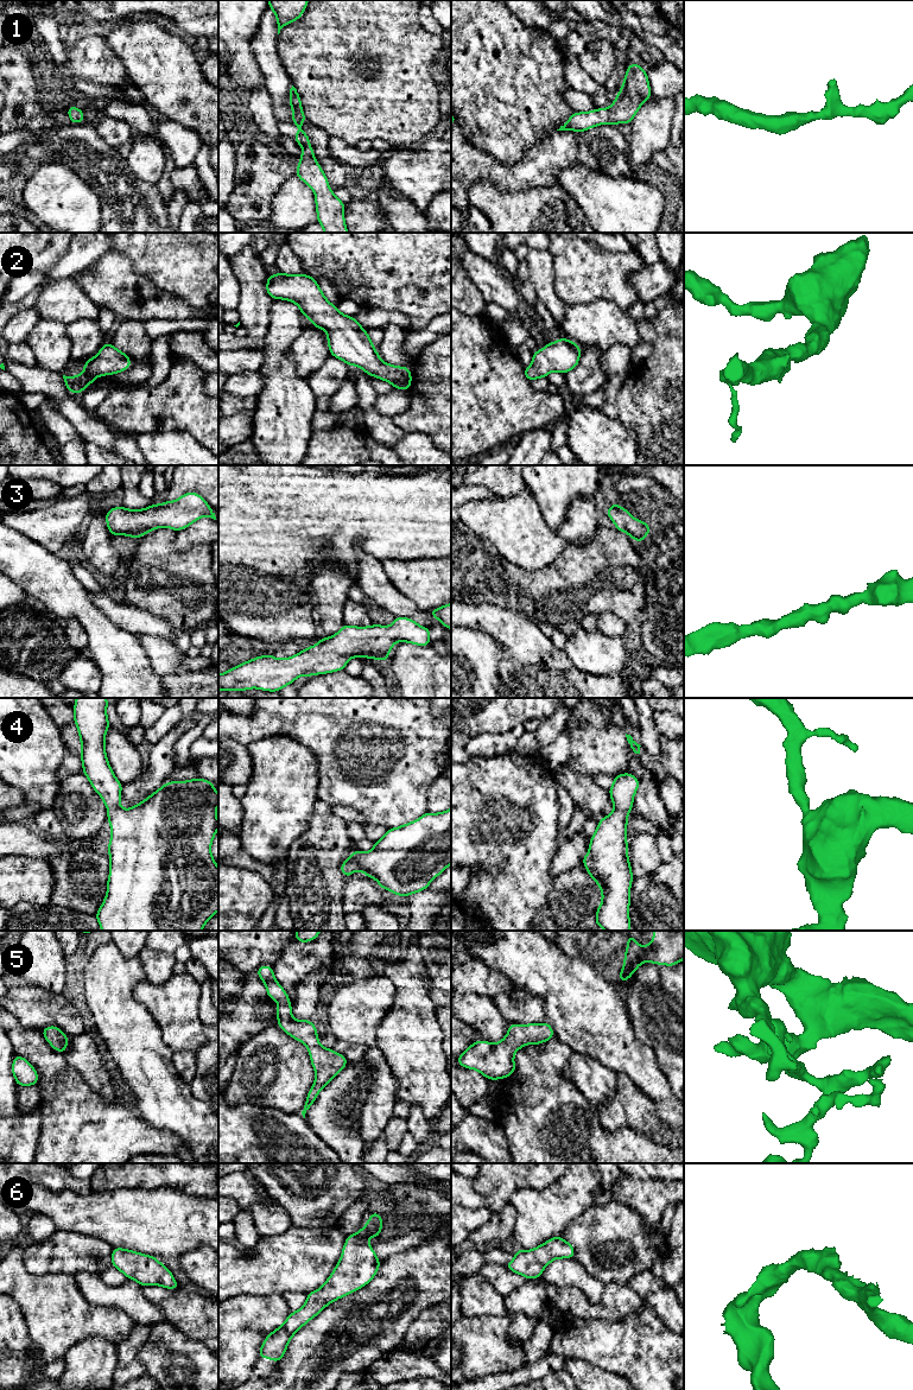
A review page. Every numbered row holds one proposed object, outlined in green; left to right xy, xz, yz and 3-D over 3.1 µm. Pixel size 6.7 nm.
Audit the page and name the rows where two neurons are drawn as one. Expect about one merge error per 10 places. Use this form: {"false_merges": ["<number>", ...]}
{"false_merges": []}

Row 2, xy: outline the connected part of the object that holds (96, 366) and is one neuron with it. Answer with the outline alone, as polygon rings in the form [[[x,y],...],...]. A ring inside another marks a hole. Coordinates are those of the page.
[[[106,342],[99,354],[84,361],[84,370],[72,377],[63,375],[65,386],[70,393],[80,394],[99,376],[113,375],[125,372],[131,367],[126,354]]]

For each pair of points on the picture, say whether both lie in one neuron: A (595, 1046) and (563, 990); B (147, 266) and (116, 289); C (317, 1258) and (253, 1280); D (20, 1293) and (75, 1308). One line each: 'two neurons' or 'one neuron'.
A: one neuron
B: two neurons
C: one neuron
D: one neuron

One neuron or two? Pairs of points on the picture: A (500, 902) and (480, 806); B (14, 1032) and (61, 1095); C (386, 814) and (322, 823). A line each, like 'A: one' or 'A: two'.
A: one
B: one
C: two

